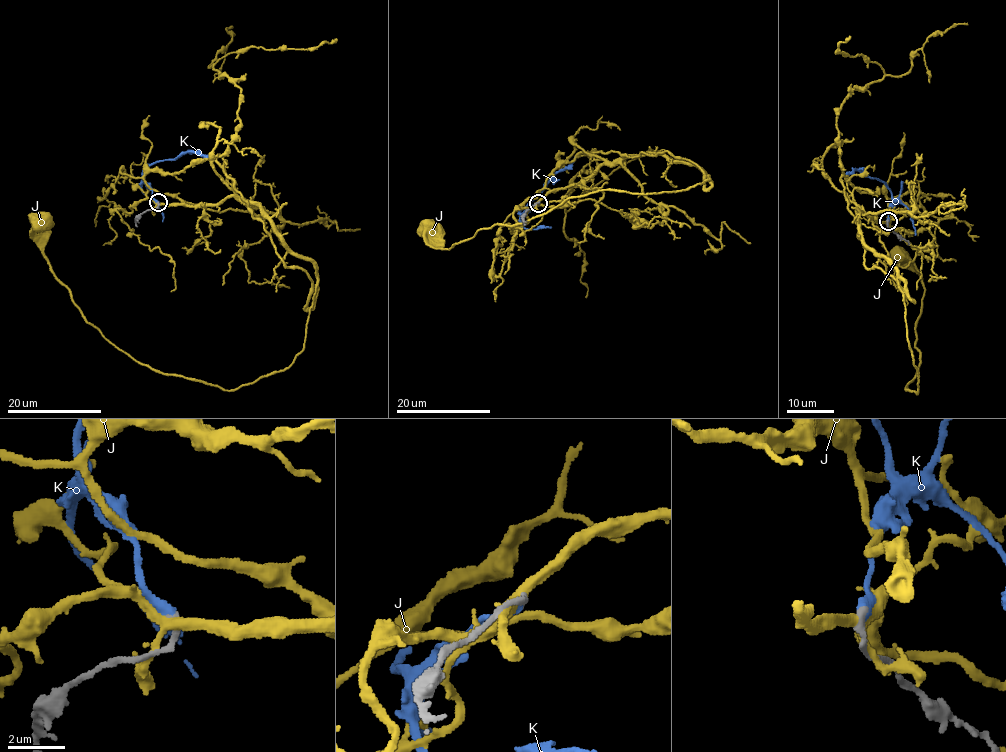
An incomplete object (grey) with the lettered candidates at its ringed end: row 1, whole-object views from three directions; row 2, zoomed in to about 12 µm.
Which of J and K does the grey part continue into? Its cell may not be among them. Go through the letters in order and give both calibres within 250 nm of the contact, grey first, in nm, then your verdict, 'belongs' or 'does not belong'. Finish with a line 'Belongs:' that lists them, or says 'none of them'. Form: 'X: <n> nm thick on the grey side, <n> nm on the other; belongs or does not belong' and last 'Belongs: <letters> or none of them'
J: 280 nm thick on the grey side, 320 nm on the other; does not belong
K: 280 nm thick on the grey side, 400 nm on the other; belongs
Belongs: K

